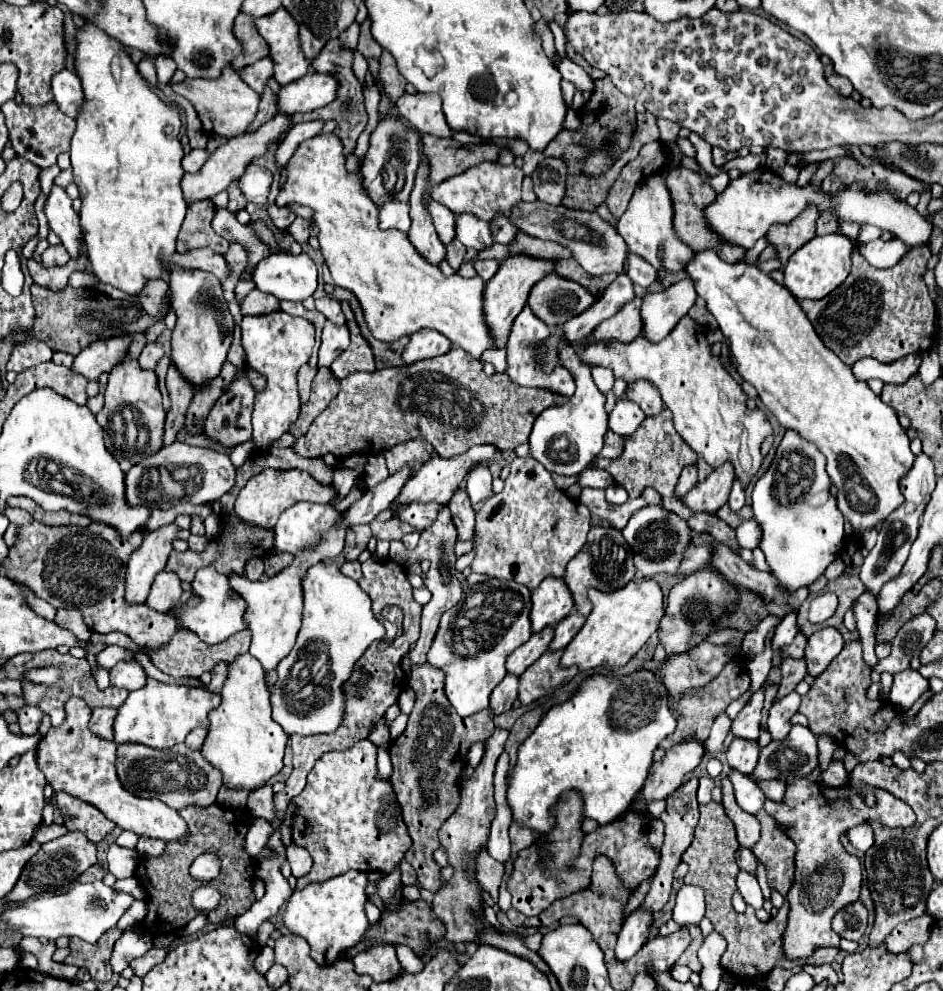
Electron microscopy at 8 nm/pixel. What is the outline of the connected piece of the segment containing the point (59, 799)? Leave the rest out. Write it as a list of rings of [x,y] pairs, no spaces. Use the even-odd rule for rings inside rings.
[[[56,793],[56,807],[60,809],[66,829],[82,831],[92,843],[98,843],[116,827],[96,807],[80,799],[74,799],[68,793]]]

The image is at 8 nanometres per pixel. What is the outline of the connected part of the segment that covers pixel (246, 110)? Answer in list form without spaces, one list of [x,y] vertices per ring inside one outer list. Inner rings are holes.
[[[224,67],[218,79],[188,79],[186,77],[184,81],[174,83],[172,89],[194,105],[204,125],[204,131],[208,131],[210,135],[222,135],[222,137],[231,138],[244,133],[248,125],[254,121],[258,103],[260,103],[260,95],[252,91],[232,67]]]

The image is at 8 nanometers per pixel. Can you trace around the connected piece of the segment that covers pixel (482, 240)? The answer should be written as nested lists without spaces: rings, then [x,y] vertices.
[[[456,215],[456,239],[464,247],[482,251],[492,245],[492,233],[486,221],[476,219],[476,215]]]

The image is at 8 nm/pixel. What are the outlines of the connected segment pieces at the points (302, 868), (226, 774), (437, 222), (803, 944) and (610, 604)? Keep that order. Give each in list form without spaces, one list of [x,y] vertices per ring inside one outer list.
[[[290,845],[286,849],[286,861],[290,863],[290,869],[292,869],[292,875],[298,879],[298,877],[304,877],[310,869],[312,869],[312,857],[306,849],[298,847],[298,845]]]
[[[250,653],[238,655],[230,663],[228,679],[220,695],[222,703],[210,713],[210,733],[202,745],[202,753],[222,771],[224,783],[230,789],[258,789],[282,769],[282,757],[288,743],[284,729],[272,719],[270,693],[260,661]]]
[[[428,199],[428,213],[432,215],[432,223],[438,231],[440,241],[448,245],[454,239],[454,213],[448,211],[448,207],[436,203],[434,199]]]
[[[796,779],[786,785],[782,803],[764,801],[764,811],[780,825],[788,825],[788,837],[796,843],[796,879],[786,895],[790,903],[788,929],[784,933],[784,953],[788,959],[808,957],[816,947],[840,947],[840,937],[832,931],[830,919],[844,905],[856,901],[862,885],[862,865],[856,855],[844,851],[840,835],[850,827],[880,821],[886,827],[912,827],[914,811],[888,791],[876,789],[876,807],[866,807],[854,787],[824,787],[808,779]]]
[[[630,581],[626,587],[612,593],[592,589],[588,591],[588,599],[592,601],[592,611],[586,617],[582,631],[566,645],[560,667],[576,665],[580,671],[624,667],[640,651],[646,639],[656,633],[664,615],[664,597],[654,581]]]

